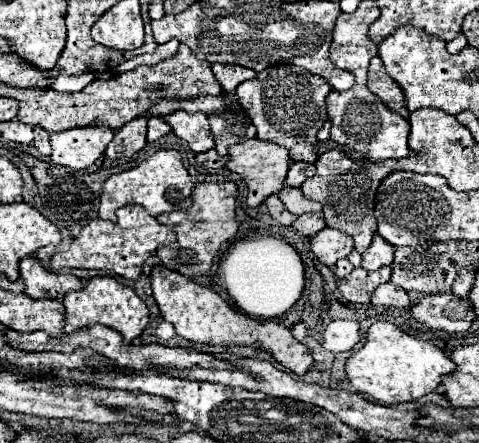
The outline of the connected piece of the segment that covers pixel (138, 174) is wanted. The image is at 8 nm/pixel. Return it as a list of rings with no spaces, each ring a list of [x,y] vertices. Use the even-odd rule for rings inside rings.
[[[157,150],[151,158],[143,160],[139,166],[113,174],[105,180],[101,192],[99,218],[115,222],[115,210],[125,204],[141,204],[151,216],[187,208],[193,202],[193,180],[181,162],[181,154],[177,150]]]

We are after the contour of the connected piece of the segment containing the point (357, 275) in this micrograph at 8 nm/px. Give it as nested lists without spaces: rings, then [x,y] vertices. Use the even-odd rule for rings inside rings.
[[[383,266],[377,272],[367,272],[363,268],[353,268],[353,272],[339,280],[339,290],[349,304],[369,304],[373,290],[391,278],[391,268]]]

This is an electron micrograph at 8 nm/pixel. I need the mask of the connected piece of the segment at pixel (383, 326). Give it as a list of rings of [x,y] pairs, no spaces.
[[[373,322],[367,330],[363,346],[345,362],[345,372],[355,392],[369,396],[381,404],[401,404],[417,400],[433,392],[439,386],[441,376],[453,370],[455,364],[449,356],[443,354],[443,350],[401,332],[395,324],[389,322]]]

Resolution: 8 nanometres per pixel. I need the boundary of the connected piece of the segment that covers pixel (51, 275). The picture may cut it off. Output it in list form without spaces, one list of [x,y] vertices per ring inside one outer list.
[[[27,256],[19,264],[21,280],[25,282],[25,294],[29,298],[55,298],[63,300],[63,296],[71,290],[81,290],[83,284],[77,276],[69,272],[51,272],[45,270],[37,258]]]

